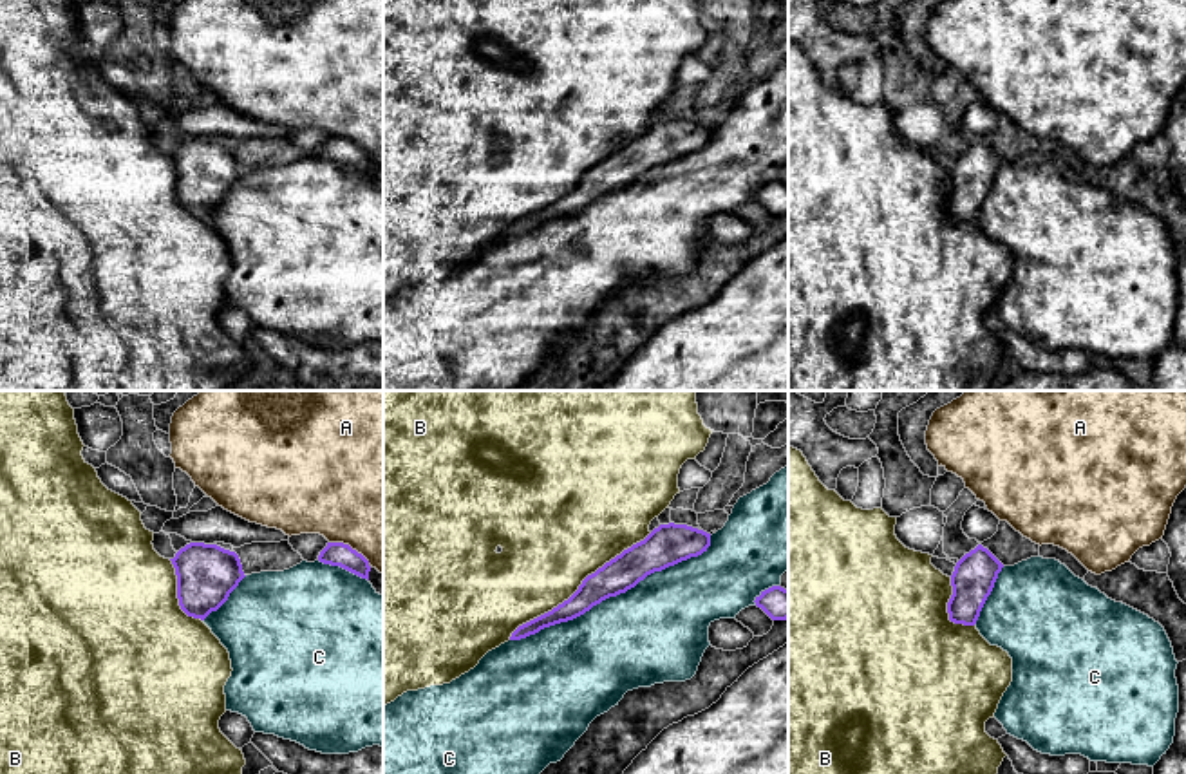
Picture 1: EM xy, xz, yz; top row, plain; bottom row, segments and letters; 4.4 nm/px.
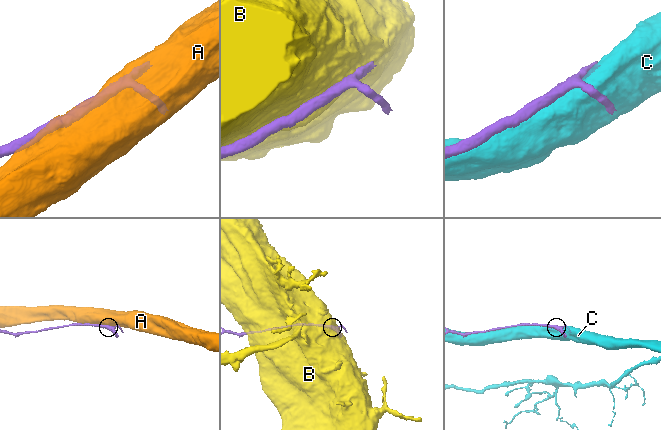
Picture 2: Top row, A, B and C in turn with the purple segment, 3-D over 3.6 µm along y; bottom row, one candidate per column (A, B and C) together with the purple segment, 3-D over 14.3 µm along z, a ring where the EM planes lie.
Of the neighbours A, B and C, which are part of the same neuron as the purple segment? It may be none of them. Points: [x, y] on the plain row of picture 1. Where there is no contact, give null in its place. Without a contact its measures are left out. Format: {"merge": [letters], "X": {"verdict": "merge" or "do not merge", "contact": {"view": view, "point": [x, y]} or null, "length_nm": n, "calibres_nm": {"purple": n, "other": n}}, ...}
{"merge": [], "A": {"verdict": "do not merge", "contact": {"view": "xy", "point": [348, 140]}, "length_nm": 200, "calibres_nm": {"purple": 110, "other": 500}}, "B": {"verdict": "do not merge", "contact": {"view": "xz", "point": [579, 181]}, "length_nm": 800, "calibres_nm": {"purple": 160, "other": 460}}, "C": {"verdict": "do not merge", "contact": {"view": "xz", "point": [613, 190]}, "length_nm": 1000, "calibres_nm": {"purple": 160, "other": 460}}}

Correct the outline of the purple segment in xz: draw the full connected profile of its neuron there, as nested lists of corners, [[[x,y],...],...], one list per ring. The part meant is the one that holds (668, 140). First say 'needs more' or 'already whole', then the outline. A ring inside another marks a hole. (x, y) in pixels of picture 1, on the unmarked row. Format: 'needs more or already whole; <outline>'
already whole; [[[674,118],[660,119],[644,136],[588,170],[568,195],[519,221],[510,235],[521,235],[544,222],[573,215],[602,195],[635,183],[647,170],[701,150],[709,141],[711,128],[703,125]]]

